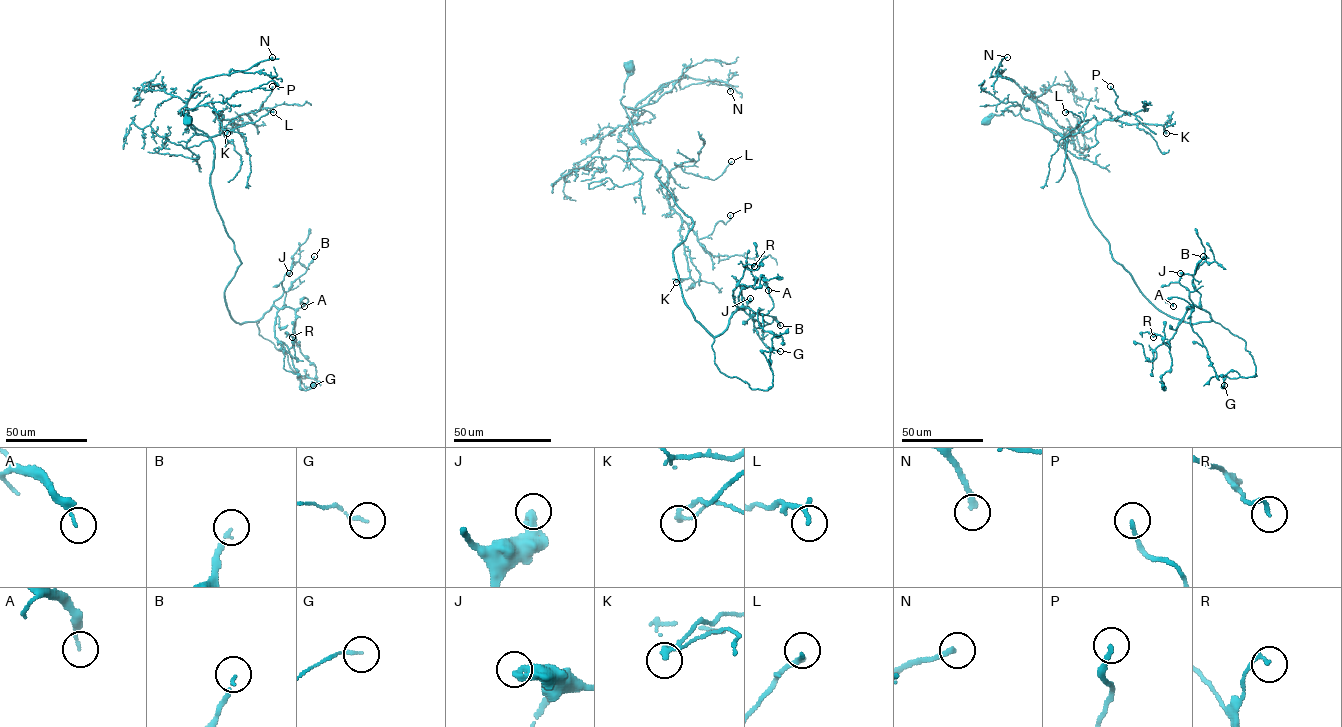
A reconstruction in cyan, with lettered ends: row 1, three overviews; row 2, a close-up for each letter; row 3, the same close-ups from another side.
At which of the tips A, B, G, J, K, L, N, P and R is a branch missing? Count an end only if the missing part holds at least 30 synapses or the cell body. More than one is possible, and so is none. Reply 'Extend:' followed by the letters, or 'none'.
Extend: B, N

